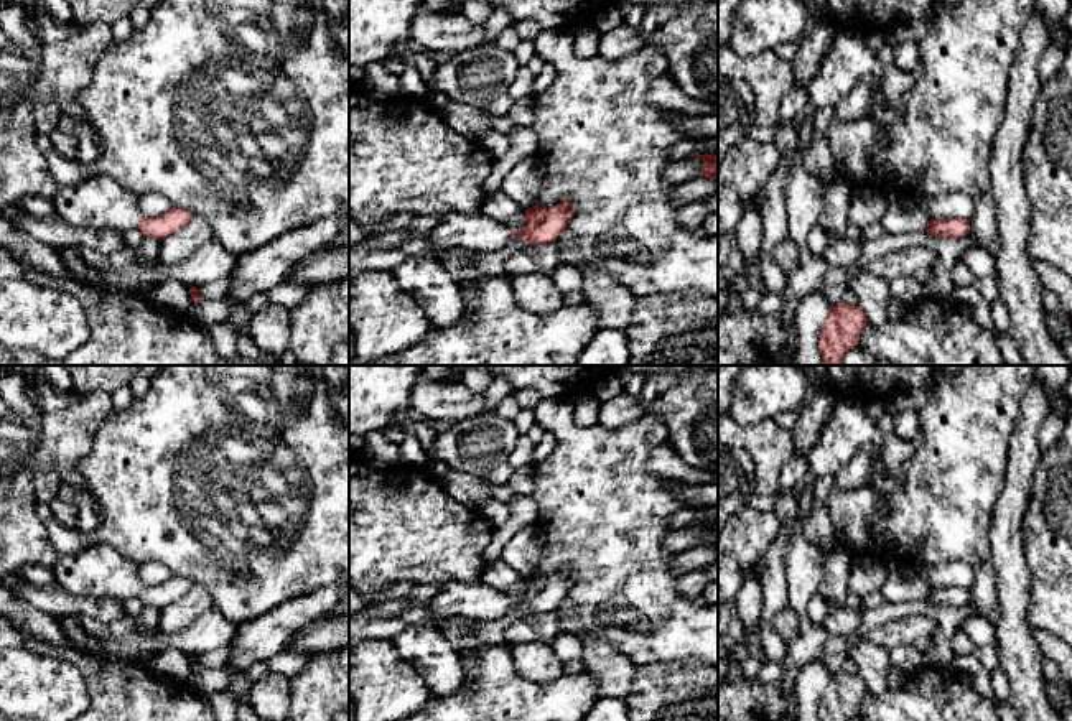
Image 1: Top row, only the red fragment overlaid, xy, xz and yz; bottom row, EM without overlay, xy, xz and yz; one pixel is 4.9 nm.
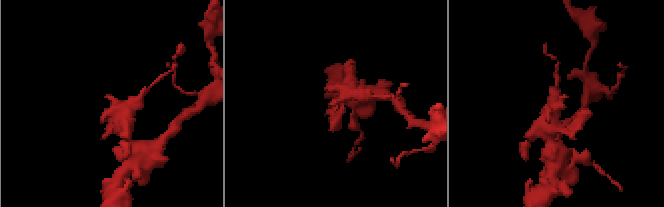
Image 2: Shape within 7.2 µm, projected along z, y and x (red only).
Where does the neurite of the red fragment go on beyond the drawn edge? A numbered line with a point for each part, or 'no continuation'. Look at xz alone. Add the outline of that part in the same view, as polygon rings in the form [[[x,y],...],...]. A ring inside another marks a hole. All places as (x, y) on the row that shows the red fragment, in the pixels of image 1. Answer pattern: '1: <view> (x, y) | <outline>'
1: xz (476, 231) | [[[482,211],[473,214],[450,212],[430,230],[430,244],[438,249],[468,247],[496,252],[510,240],[510,229]]]

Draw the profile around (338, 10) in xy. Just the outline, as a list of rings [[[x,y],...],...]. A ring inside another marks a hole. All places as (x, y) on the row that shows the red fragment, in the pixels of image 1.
[[[323,0],[329,28],[341,51],[349,58],[349,0]]]

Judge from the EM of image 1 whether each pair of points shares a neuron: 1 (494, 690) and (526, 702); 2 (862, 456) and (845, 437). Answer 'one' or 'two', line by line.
1: one
2: two

